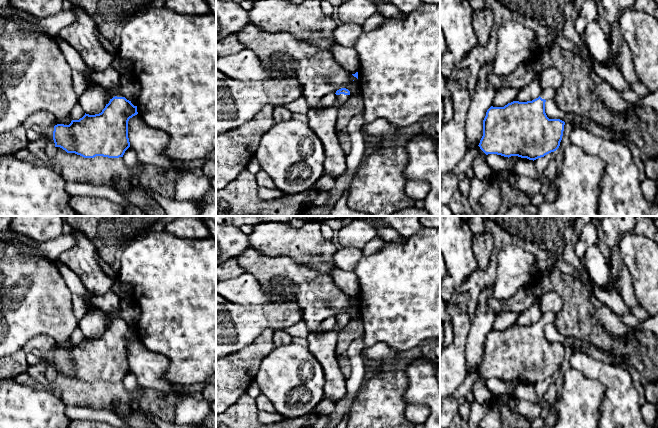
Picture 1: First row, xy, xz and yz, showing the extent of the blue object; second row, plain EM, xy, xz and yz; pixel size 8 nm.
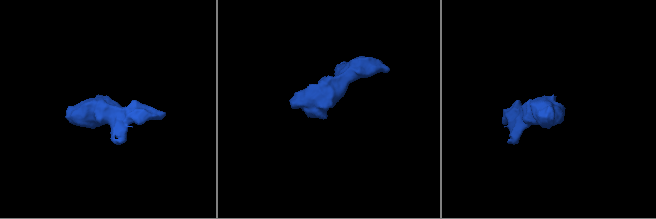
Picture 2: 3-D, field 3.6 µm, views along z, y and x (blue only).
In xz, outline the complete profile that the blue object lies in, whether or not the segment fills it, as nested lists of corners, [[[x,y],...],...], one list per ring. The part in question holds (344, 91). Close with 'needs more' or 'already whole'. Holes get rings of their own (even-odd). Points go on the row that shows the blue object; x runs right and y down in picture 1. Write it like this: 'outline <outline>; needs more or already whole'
outline [[[341,88],[336,91],[337,103],[321,109],[310,109],[307,113],[308,125],[320,139],[325,151],[324,172],[340,178],[346,171],[346,154],[343,152],[336,133],[338,110],[351,97],[350,91]]]; needs more

